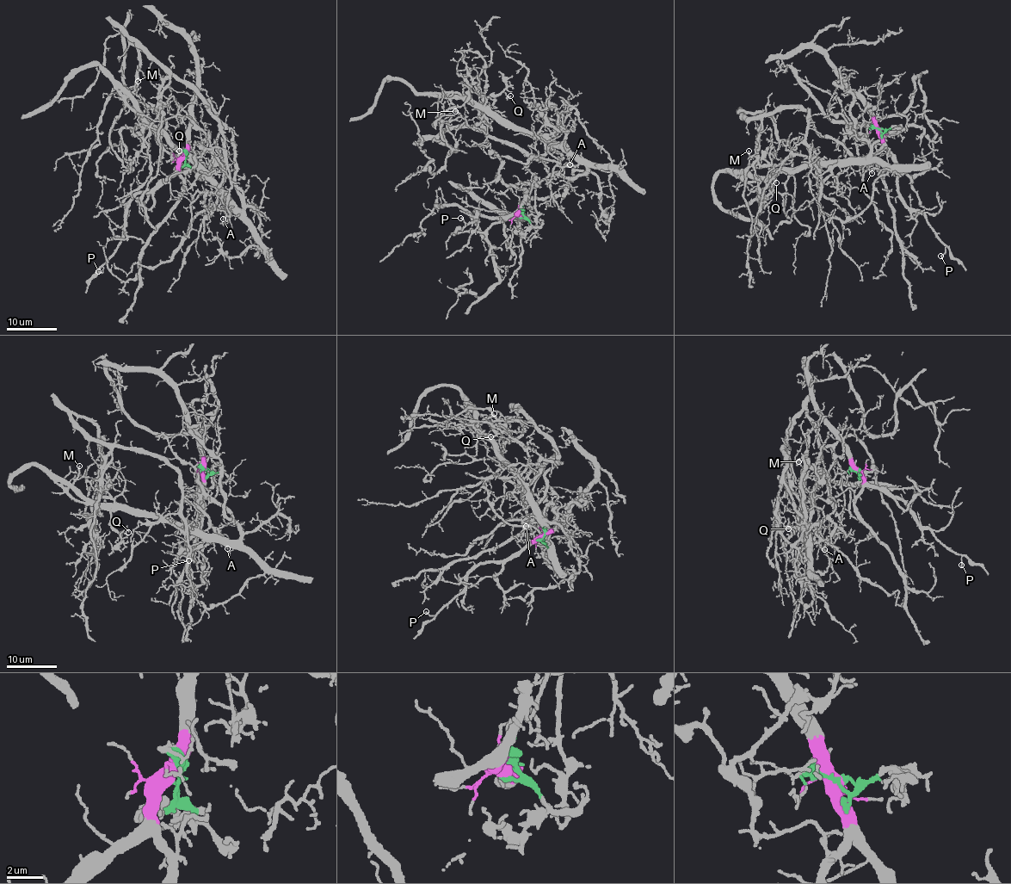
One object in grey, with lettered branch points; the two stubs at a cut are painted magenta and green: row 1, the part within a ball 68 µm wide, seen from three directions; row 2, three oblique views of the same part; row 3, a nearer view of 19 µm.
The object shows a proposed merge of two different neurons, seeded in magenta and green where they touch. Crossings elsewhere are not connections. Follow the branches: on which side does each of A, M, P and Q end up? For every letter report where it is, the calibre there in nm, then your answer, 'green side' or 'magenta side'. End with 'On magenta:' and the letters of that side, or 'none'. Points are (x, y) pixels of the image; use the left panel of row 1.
A: place (223, 219); calibre 130 nm; green side
M: place (138, 81); calibre 140 nm; green side
P: place (98, 271); calibre 150 nm; magenta side
Q: place (179, 151); calibre 150 nm; green side
On magenta: P

